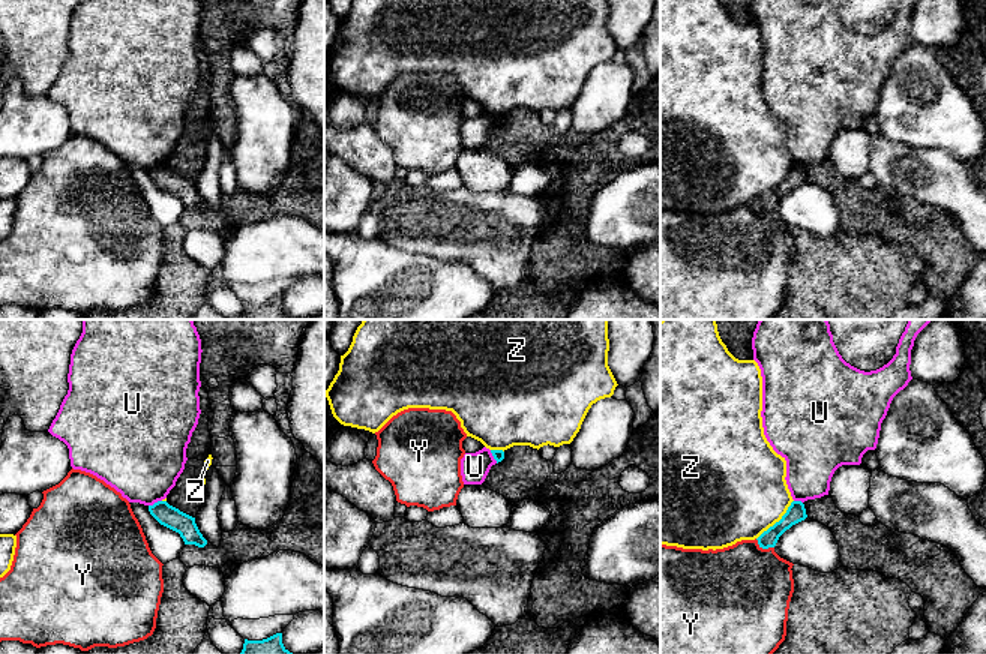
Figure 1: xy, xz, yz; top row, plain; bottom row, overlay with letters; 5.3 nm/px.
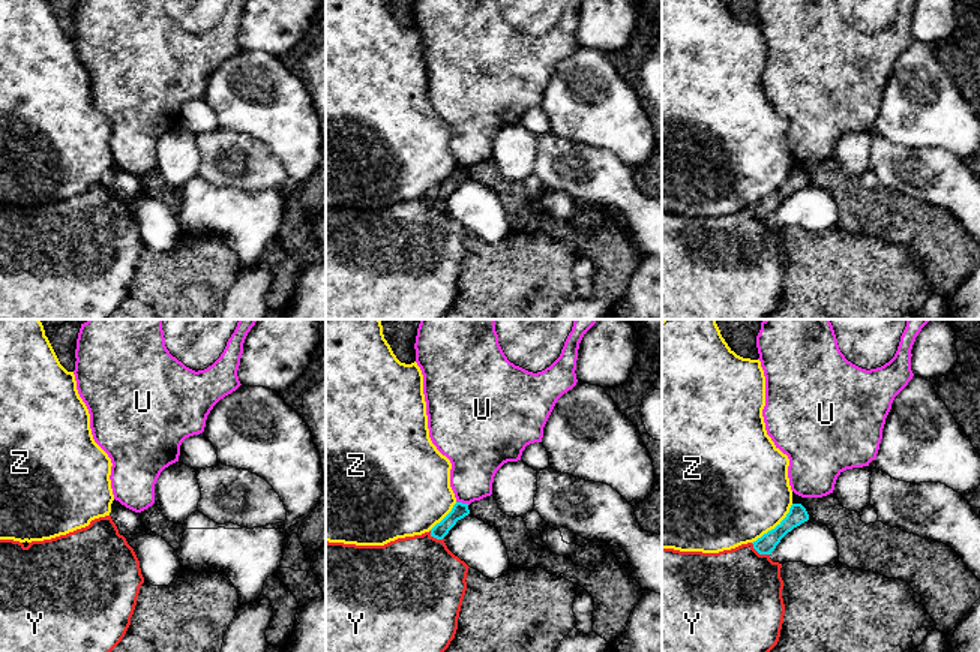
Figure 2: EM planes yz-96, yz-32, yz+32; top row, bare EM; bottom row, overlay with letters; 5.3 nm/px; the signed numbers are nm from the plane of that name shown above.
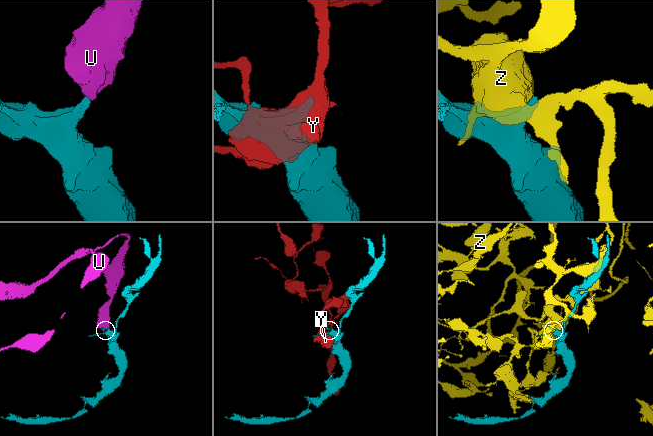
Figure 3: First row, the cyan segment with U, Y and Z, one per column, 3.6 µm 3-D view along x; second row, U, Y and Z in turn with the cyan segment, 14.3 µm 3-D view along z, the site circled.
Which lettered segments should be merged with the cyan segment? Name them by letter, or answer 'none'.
none

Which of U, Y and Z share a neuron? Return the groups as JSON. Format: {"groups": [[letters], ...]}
{"groups": [["U"], ["Y"], ["Z"]]}

